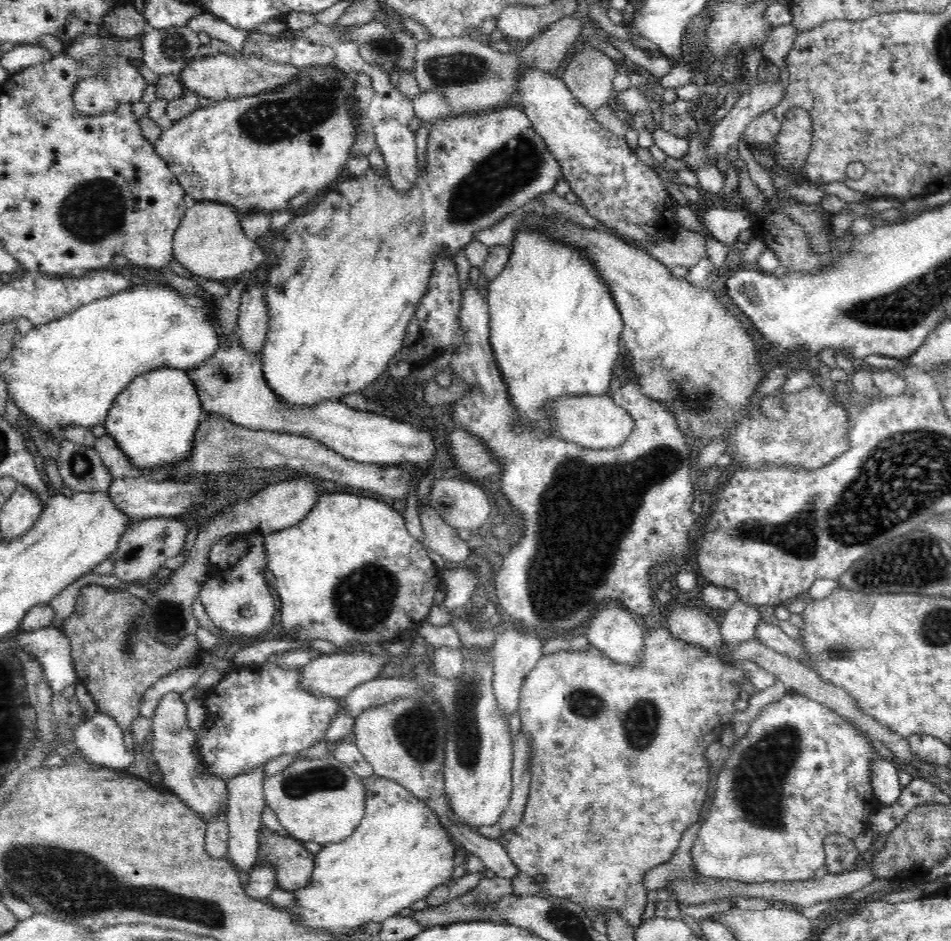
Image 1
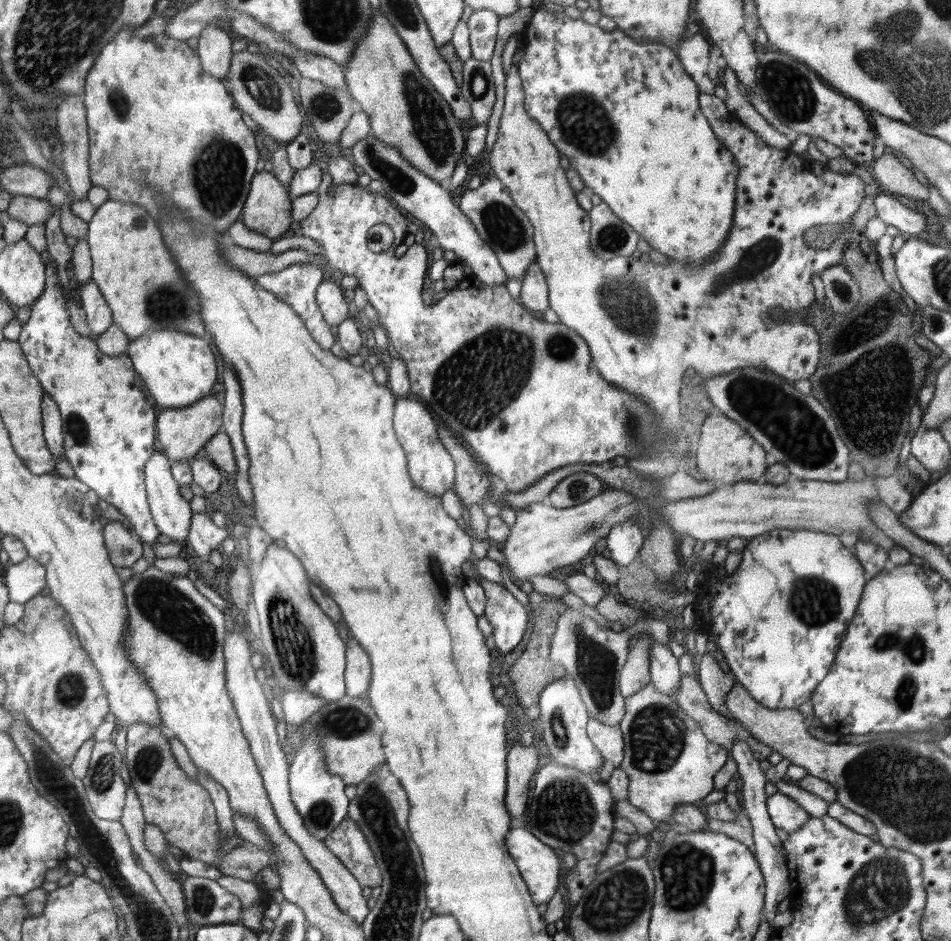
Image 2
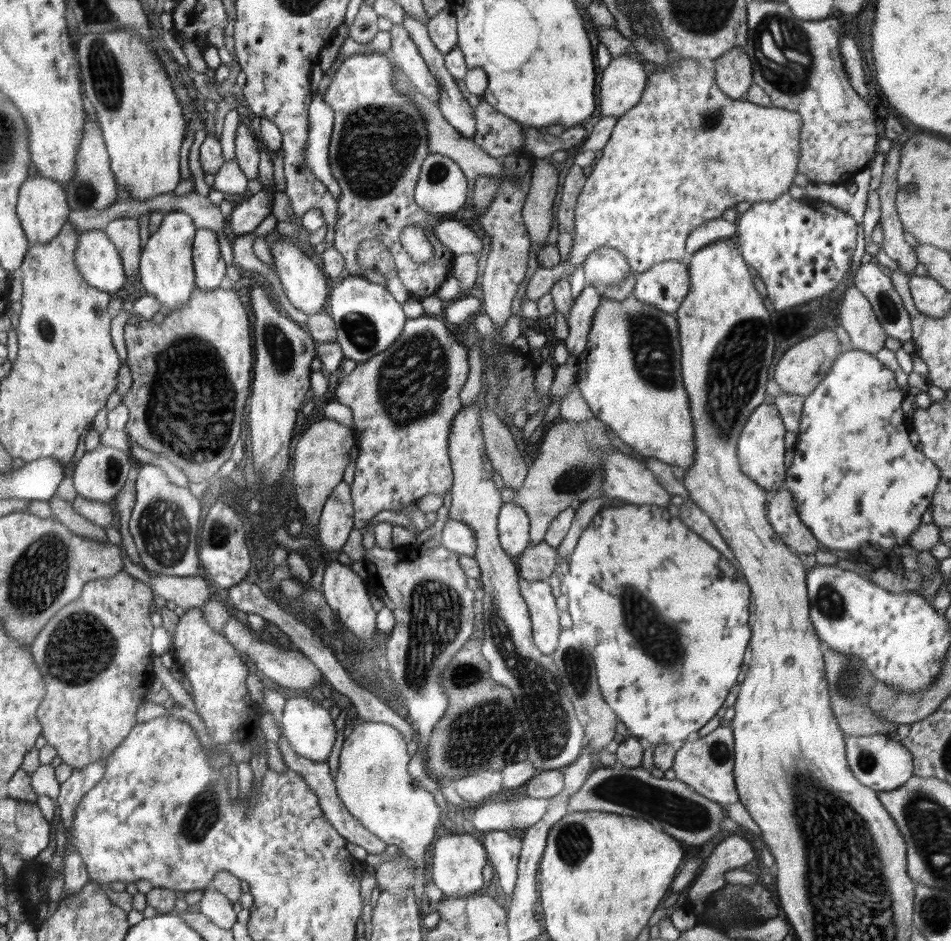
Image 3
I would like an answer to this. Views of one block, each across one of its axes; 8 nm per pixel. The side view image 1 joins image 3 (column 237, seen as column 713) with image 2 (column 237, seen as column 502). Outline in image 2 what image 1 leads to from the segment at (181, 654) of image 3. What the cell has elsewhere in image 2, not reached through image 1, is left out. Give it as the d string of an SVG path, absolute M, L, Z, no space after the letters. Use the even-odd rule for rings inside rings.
M134 723L127 730L126 764L132 778L134 792L140 799L145 823L156 825L170 845L180 849L187 859L217 865L234 847L242 845L240 835L222 844L216 814L208 792L189 779L172 754L167 738L160 729L146 723Z

